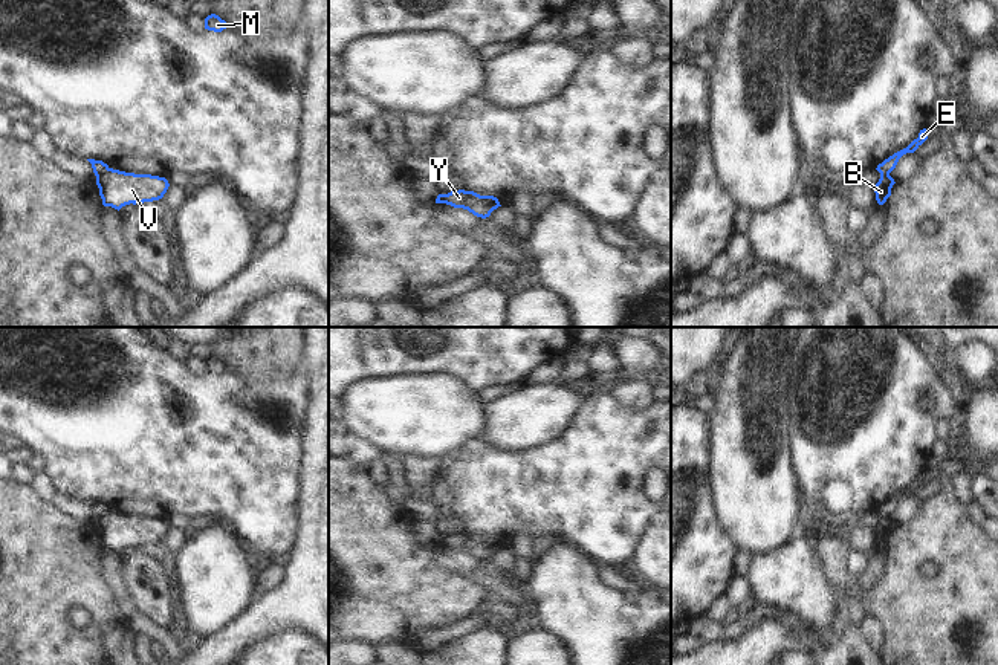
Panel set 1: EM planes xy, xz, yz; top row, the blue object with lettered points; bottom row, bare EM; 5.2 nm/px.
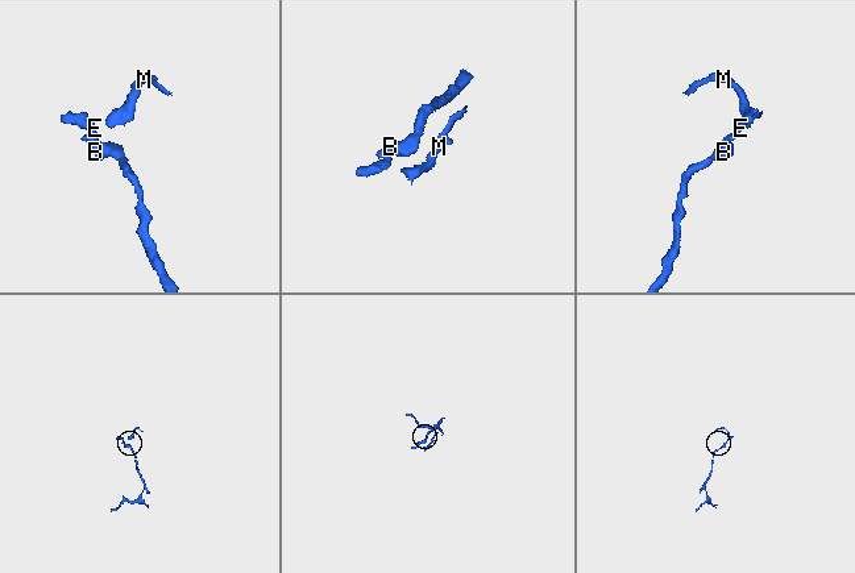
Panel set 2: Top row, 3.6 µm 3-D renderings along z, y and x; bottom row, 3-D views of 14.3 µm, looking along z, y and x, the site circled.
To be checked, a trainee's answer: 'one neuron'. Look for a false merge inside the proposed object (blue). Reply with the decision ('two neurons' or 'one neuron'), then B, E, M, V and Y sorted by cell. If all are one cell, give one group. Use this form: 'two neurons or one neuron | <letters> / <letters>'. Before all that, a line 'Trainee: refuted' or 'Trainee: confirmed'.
Trainee: refuted
two neurons | B V Y / E M

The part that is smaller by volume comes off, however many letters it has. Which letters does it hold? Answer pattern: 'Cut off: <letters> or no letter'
Cut off: E, M.

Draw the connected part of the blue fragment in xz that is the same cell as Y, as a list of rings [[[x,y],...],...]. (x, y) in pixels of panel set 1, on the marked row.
[[[451,191],[443,196],[443,203],[451,205],[454,208],[463,208],[472,212],[477,217],[486,219],[491,216],[494,209],[500,205],[498,199],[494,196],[480,196],[474,191]]]

